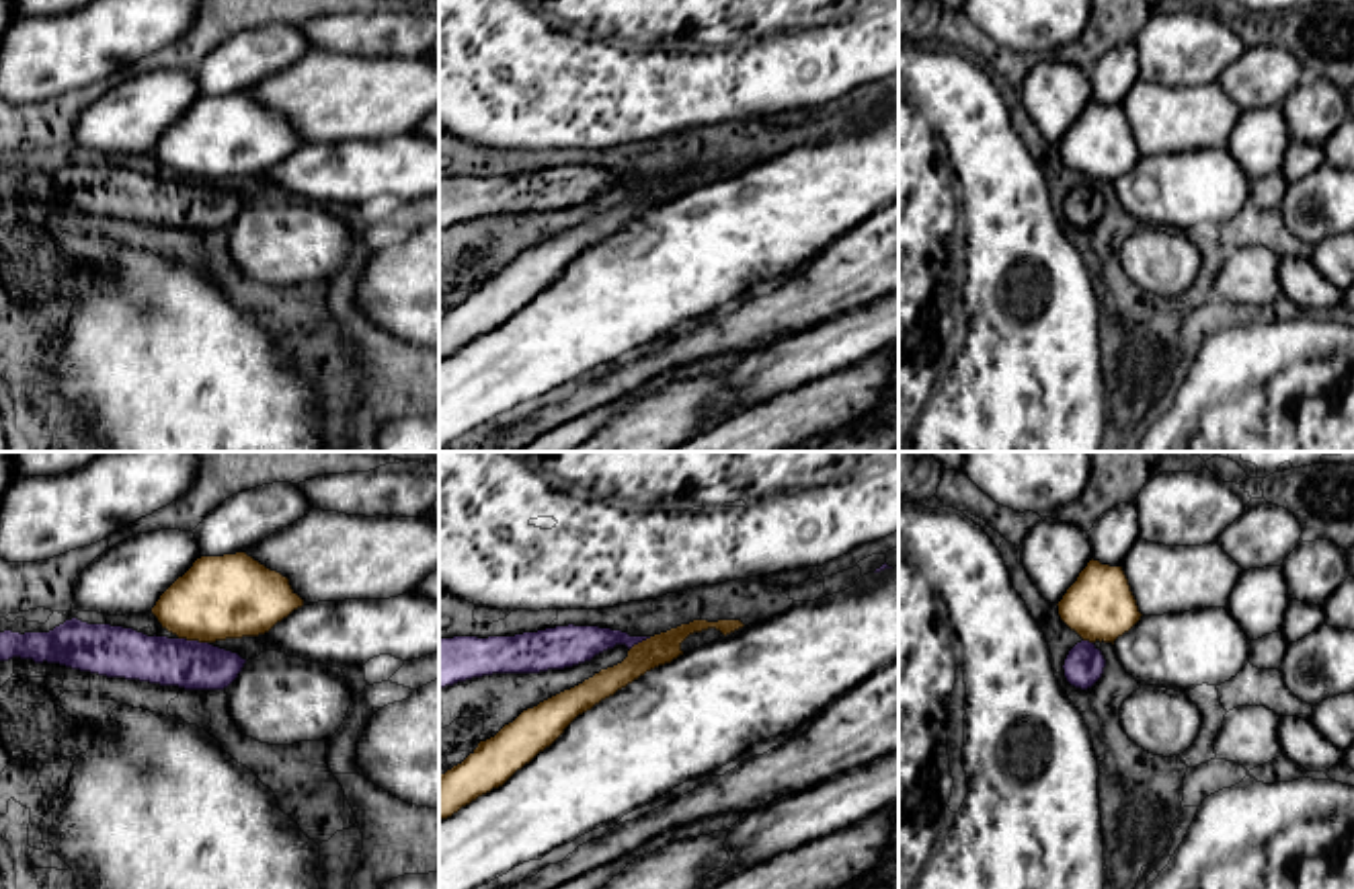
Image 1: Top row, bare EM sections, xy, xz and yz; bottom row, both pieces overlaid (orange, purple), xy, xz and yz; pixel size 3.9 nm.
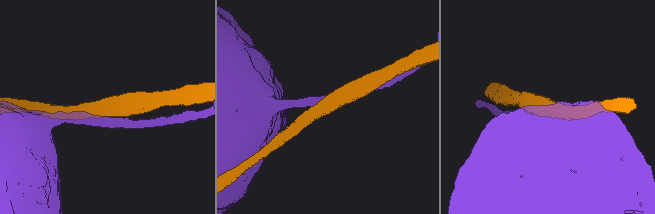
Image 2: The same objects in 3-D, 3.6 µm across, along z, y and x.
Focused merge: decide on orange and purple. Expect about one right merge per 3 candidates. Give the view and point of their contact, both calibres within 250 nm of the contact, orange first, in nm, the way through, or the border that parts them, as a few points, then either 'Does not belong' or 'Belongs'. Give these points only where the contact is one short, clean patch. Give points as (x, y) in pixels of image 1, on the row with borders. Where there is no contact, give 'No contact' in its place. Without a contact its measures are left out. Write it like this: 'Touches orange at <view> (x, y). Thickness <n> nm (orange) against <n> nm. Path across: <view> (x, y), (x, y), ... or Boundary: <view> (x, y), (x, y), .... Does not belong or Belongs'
Touches orange at xy (193, 639). Thickness 320 nm (orange) against 190 nm. Does not belong

